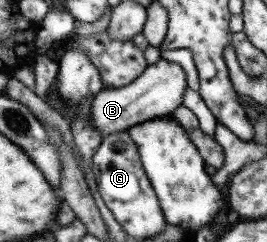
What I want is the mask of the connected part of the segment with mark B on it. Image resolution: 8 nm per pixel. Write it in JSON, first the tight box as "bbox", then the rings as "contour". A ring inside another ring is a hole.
{"bbox":[89,58,187,137],"contour":[[[160,58],[157,63],[148,65],[131,83],[97,92],[89,107],[92,123],[102,137],[127,131],[130,126],[172,113],[181,104],[185,86],[187,83],[182,68],[177,63]]]}

